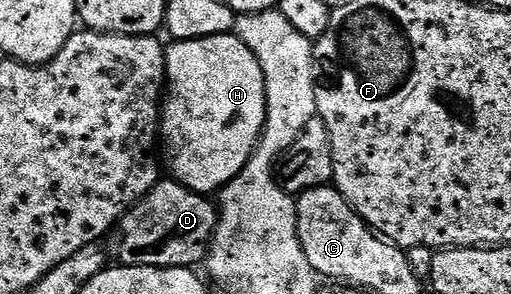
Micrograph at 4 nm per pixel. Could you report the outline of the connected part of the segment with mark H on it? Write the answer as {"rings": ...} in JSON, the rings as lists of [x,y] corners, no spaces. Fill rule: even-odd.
{"rings":[[[230,33],[216,35],[215,37],[203,37],[202,39],[183,39],[170,42],[165,53],[165,77],[167,80],[167,94],[163,99],[159,139],[163,144],[163,159],[167,164],[168,174],[170,171],[173,174],[170,176],[176,182],[182,183],[187,189],[198,191],[201,195],[220,192],[221,188],[226,187],[247,165],[247,161],[253,156],[253,150],[257,148],[257,142],[261,140],[261,133],[265,129],[267,97],[265,96],[263,69],[255,57],[255,53],[251,53],[251,49],[247,49],[245,42],[236,33]]]}

